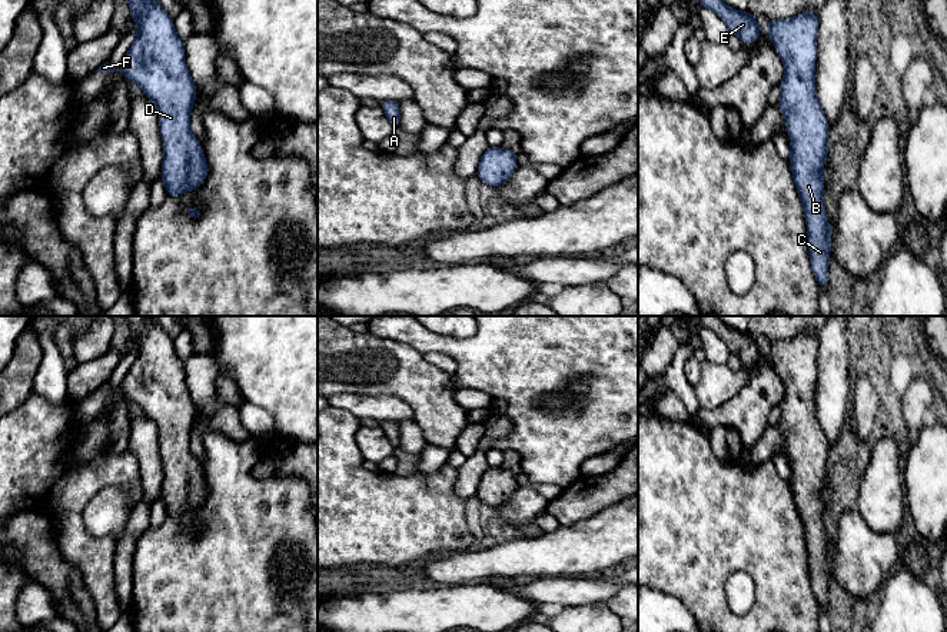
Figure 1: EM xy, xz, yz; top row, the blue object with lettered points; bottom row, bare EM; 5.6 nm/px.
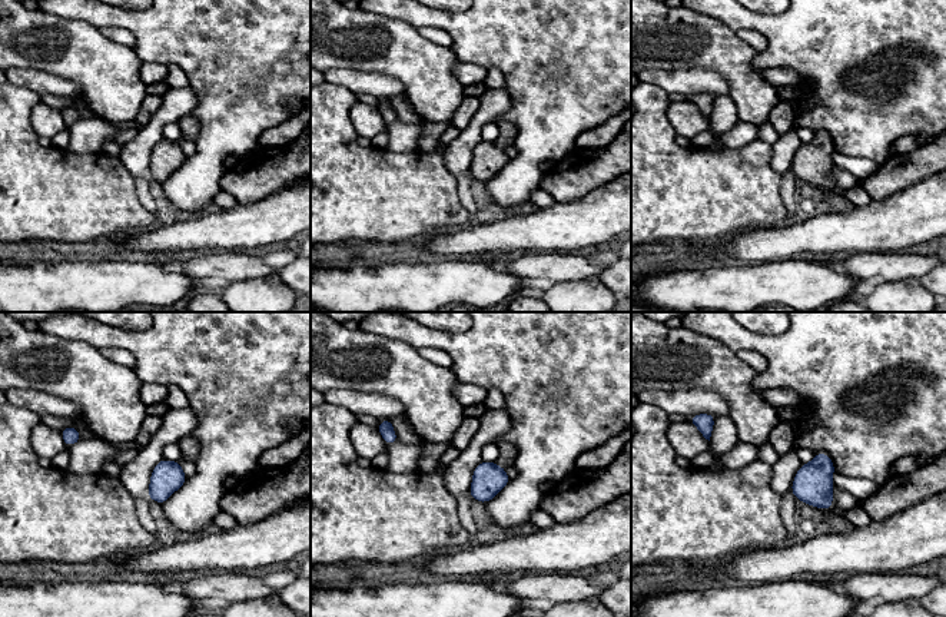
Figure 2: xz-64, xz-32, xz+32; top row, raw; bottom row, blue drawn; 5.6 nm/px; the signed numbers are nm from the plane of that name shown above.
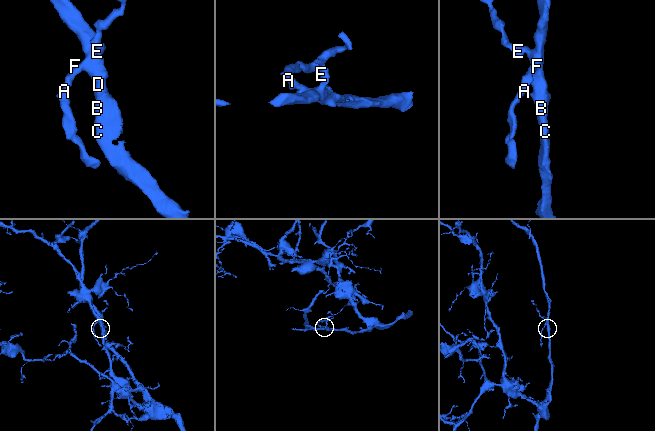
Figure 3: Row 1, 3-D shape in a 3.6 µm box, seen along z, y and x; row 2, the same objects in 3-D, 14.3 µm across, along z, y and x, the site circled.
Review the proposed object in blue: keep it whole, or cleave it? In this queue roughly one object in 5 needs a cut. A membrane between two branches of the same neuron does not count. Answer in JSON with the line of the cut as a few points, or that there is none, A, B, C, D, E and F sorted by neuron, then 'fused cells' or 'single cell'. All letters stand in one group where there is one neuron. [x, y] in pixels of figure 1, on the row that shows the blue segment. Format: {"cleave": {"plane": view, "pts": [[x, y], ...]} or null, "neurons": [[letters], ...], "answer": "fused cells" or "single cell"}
{"cleave": null, "neurons": [["A", "B", "C", "D", "E", "F"]], "answer": "single cell"}

